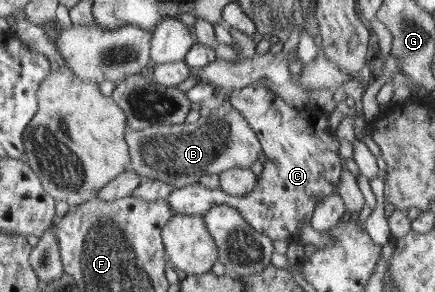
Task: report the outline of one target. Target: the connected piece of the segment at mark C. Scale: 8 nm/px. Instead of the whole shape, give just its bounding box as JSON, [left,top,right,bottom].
[166,79,344,246]

